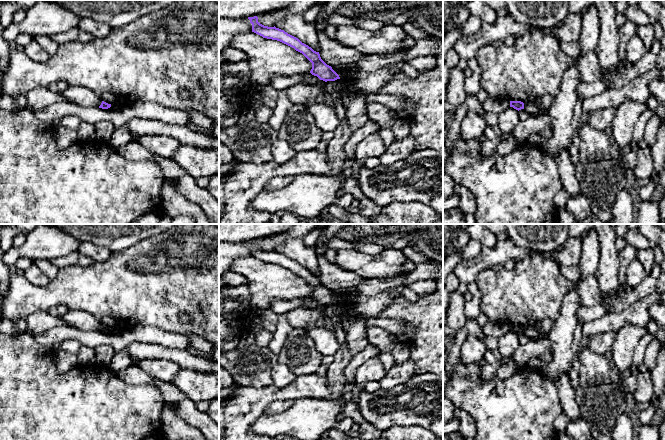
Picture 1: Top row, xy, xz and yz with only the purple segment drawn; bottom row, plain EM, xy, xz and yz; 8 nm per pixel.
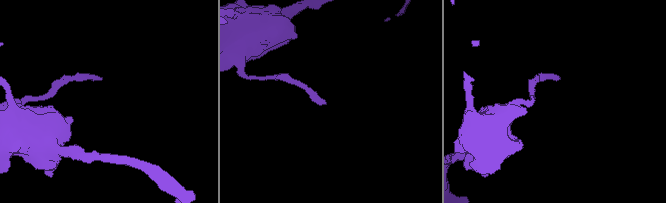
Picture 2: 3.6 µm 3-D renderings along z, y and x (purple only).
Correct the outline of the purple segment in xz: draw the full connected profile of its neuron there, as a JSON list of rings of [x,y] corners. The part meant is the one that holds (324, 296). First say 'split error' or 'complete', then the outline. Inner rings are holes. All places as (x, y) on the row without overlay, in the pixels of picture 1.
complete; [[[257,240],[248,241],[248,243],[252,248],[252,256],[263,262],[280,265],[302,277],[312,287],[312,293],[310,295],[312,299],[317,300],[320,304],[325,306],[340,303],[339,299],[332,291],[321,283],[319,276],[314,275],[311,271],[302,267],[298,262],[275,250],[268,251],[260,248]]]

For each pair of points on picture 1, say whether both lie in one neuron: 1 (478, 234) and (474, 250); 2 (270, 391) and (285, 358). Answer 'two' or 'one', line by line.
1: two
2: two

